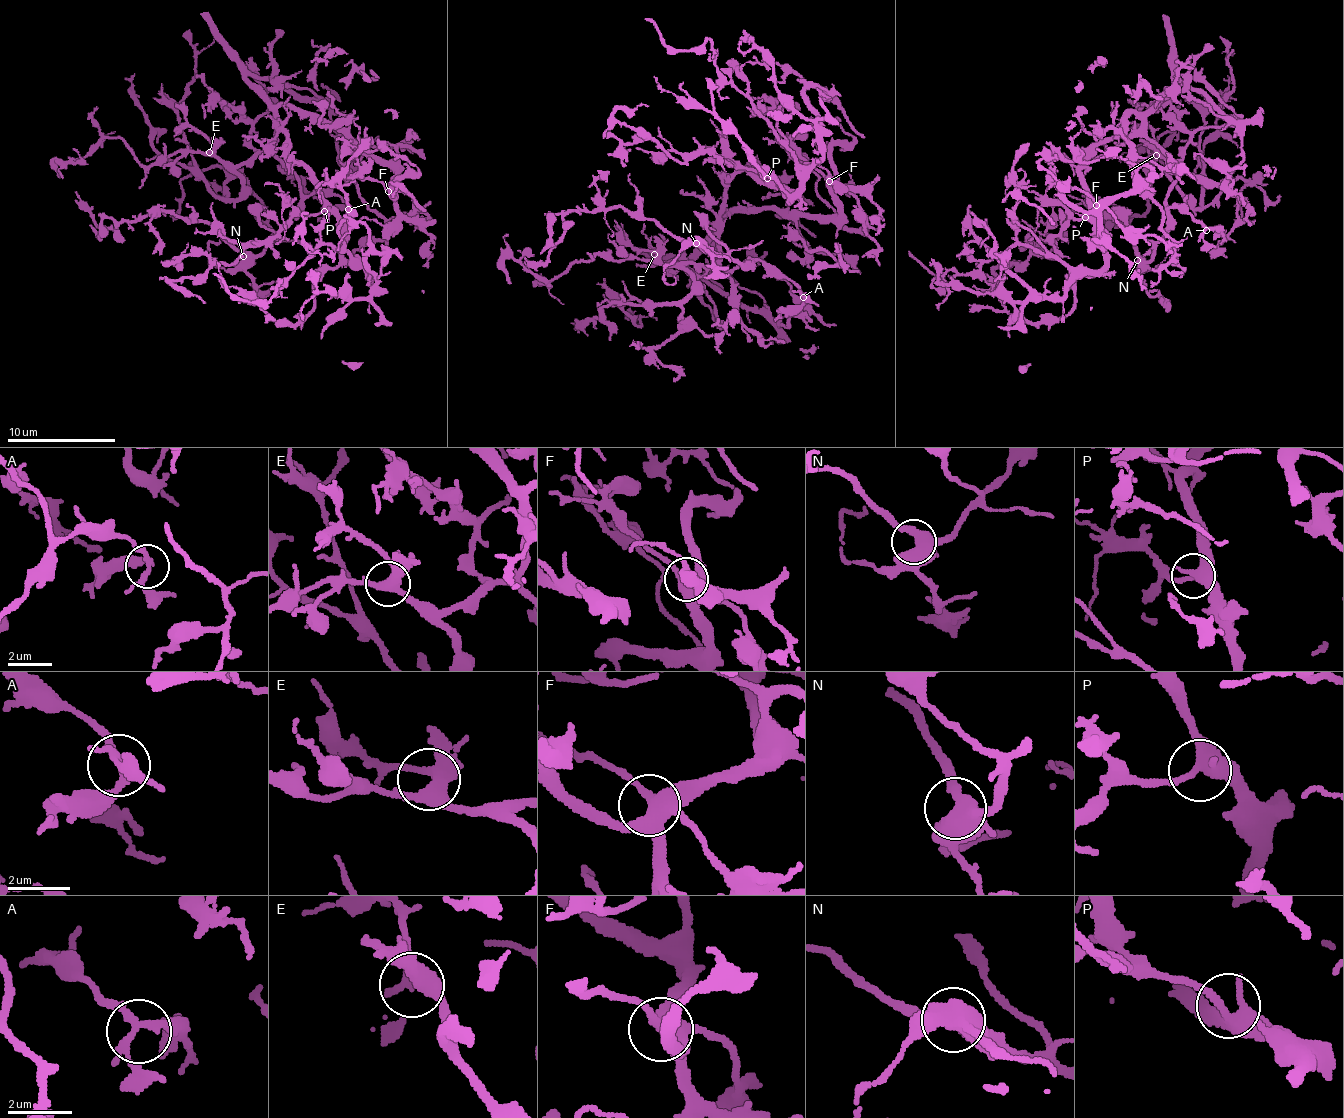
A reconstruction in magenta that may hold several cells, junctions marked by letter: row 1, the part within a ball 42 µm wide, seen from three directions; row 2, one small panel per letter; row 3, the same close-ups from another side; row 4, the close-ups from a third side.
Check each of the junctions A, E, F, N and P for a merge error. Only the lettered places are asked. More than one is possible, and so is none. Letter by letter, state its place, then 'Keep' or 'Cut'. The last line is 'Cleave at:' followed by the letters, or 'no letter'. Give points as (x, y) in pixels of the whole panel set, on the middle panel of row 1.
A: Place: (803, 297). Keep
E: Place: (654, 254). Keep
F: Place: (829, 181). Keep
N: Place: (696, 243). Keep
P: Place: (767, 178). Keep
Cleave at: no letter

